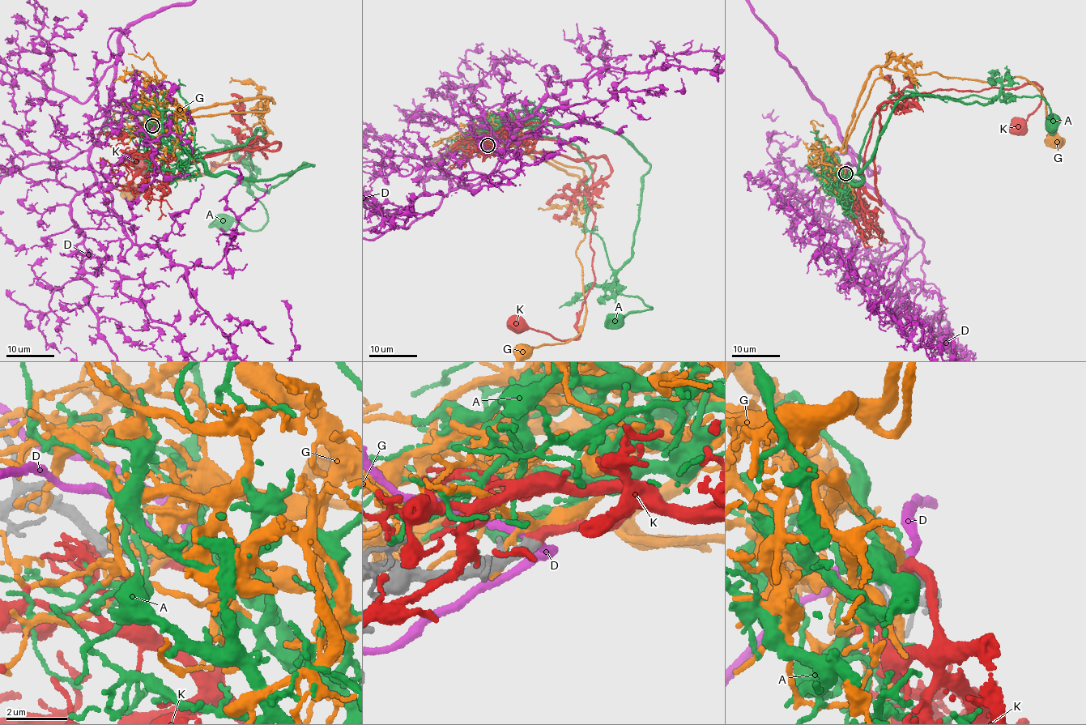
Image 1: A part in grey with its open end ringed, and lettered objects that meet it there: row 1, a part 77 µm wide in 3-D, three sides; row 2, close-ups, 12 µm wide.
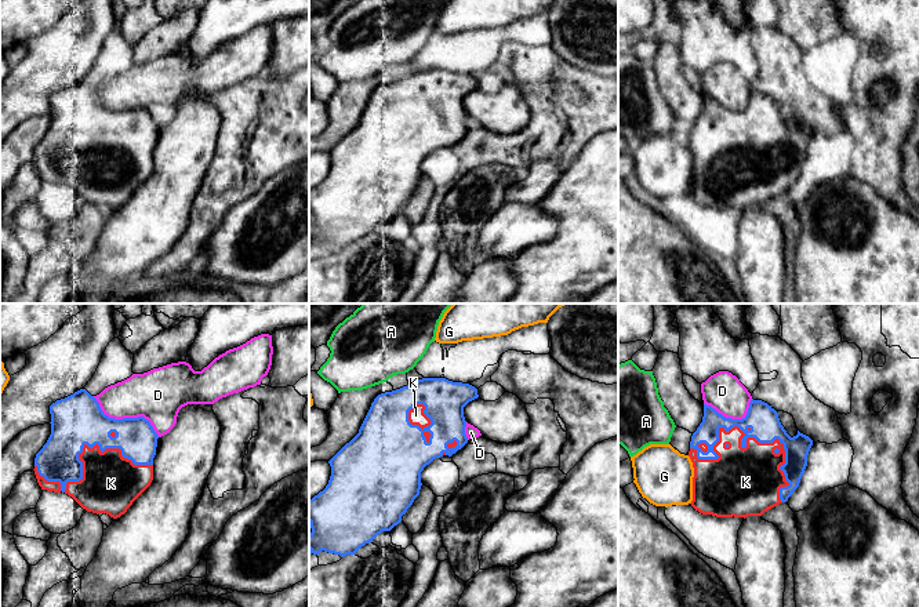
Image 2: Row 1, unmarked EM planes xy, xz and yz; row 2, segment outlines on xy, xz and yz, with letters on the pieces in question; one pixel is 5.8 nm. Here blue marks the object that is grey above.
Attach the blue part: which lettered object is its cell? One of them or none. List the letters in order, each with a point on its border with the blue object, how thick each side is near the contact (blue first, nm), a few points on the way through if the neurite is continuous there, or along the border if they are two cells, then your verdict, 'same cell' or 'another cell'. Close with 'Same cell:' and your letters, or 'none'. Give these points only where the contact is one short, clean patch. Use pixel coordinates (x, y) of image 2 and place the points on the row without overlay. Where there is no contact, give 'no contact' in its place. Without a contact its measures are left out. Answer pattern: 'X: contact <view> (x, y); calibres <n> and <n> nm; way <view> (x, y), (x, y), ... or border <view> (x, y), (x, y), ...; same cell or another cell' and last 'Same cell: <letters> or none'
A: no contact; another cell
D: contact xy (126, 109); calibres 260 and 300 nm; another cell
G: no contact; another cell
K: contact yz (745, 135); calibres 180 and 400 nm; same cell
Same cell: K

